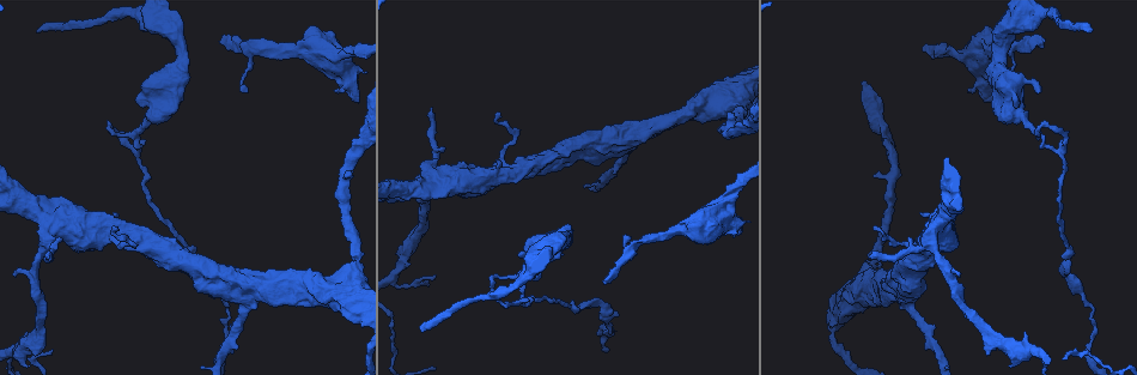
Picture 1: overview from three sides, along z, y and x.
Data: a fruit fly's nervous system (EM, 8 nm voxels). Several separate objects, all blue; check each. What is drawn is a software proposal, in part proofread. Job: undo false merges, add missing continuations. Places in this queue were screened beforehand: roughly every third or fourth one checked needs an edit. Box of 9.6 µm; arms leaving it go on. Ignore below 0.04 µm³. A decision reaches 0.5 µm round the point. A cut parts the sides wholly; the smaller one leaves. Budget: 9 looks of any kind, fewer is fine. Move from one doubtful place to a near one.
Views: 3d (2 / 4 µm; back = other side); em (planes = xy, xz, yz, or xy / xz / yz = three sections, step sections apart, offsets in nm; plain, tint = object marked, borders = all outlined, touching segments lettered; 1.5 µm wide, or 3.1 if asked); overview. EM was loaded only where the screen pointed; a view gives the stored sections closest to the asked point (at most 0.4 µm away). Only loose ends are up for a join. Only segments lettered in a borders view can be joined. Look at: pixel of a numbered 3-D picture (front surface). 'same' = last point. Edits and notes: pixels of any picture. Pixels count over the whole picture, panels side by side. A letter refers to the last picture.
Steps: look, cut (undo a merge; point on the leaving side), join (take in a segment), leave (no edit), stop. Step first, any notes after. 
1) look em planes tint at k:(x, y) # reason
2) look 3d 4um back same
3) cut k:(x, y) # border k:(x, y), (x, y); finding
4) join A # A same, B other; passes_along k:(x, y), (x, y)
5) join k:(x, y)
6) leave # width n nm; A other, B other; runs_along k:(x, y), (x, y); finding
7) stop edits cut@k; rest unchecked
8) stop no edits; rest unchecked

look em planes borders at 1:(422, 329) # branch stops here

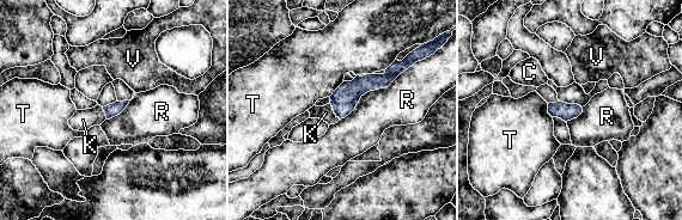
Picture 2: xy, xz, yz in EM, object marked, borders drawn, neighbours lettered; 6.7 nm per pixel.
join K # C other, K same, R other, T other, V other; passes_along 2:(345, 98), (334, 111), (326, 112); it goes on there

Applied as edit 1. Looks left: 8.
look overview

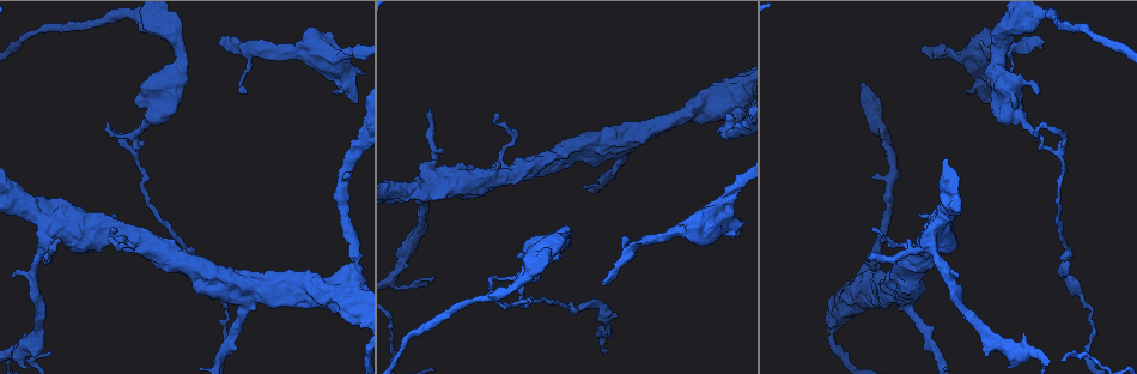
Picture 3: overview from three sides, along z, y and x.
look em planes tint at 3:(1023, 336) # an open end

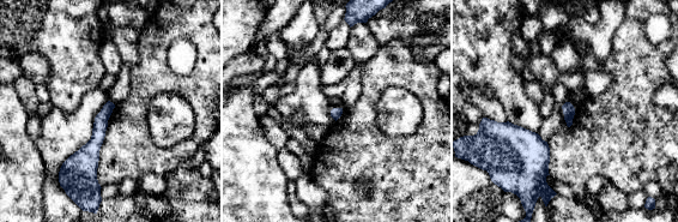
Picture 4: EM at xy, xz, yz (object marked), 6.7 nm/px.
look em planes borders same

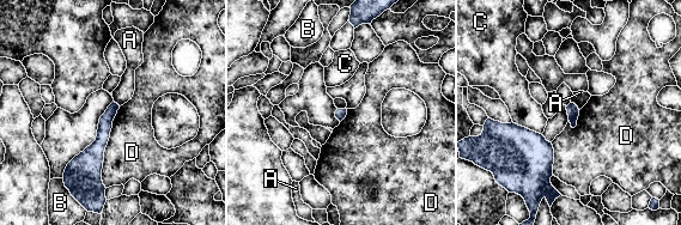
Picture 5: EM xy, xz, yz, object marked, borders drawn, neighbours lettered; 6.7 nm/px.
leave # A other, B other, C other, D other; border 5:(120, 107), (104, 151), (105, 188); no lettered segment goes on from it

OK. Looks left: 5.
look 3d 2um at 3:(868, 259) # an open end

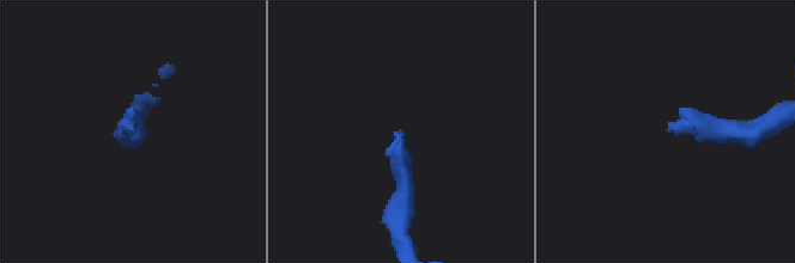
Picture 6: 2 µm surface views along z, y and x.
look em planes borders at 6:(669, 131) # need the tissue

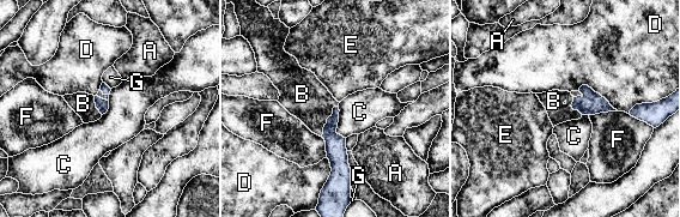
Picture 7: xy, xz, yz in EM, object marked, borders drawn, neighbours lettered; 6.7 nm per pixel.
join B # width 90 nm; A other, B same, C other, D other, E other, F other, G other; passes_along 7:(335, 145), (327, 120), (302, 94); it goes on there

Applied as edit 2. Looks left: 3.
look overview # redraw

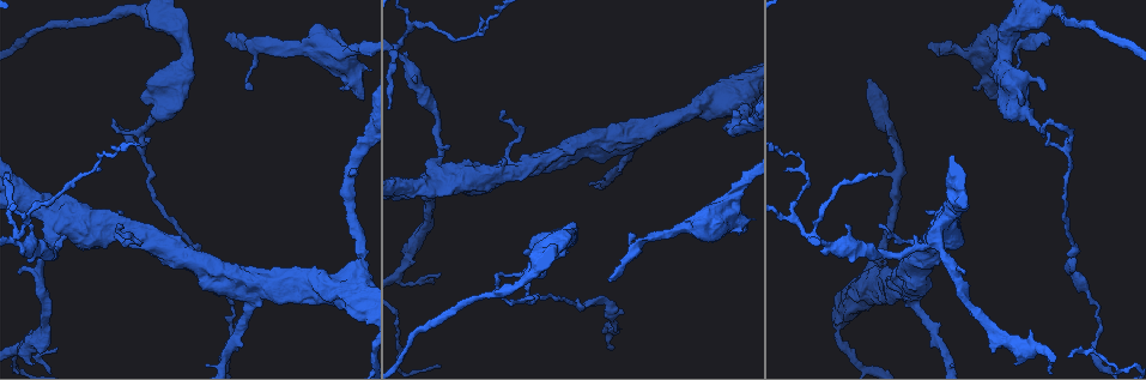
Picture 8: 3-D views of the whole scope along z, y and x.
look em planes borders at 8:(959, 54) # calibre changes

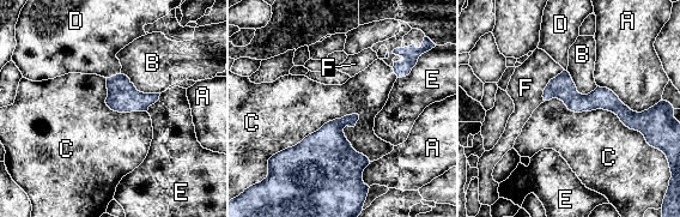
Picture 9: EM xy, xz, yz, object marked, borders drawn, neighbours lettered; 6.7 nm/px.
leave # width 140 nm; A other, B other, C other, D other, E other, F other; border 9:(268, 160), (370, 161); all the same neuron

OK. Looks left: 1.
stop edits join@2, join@7; rest unchecked

